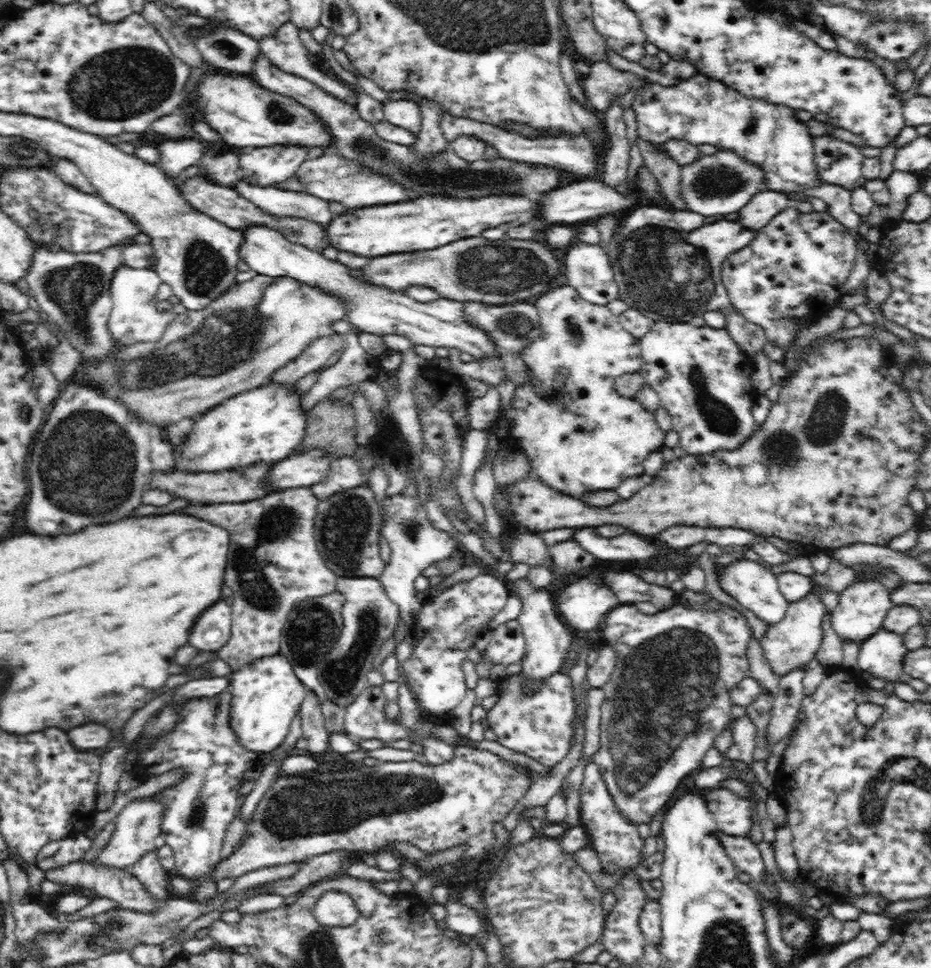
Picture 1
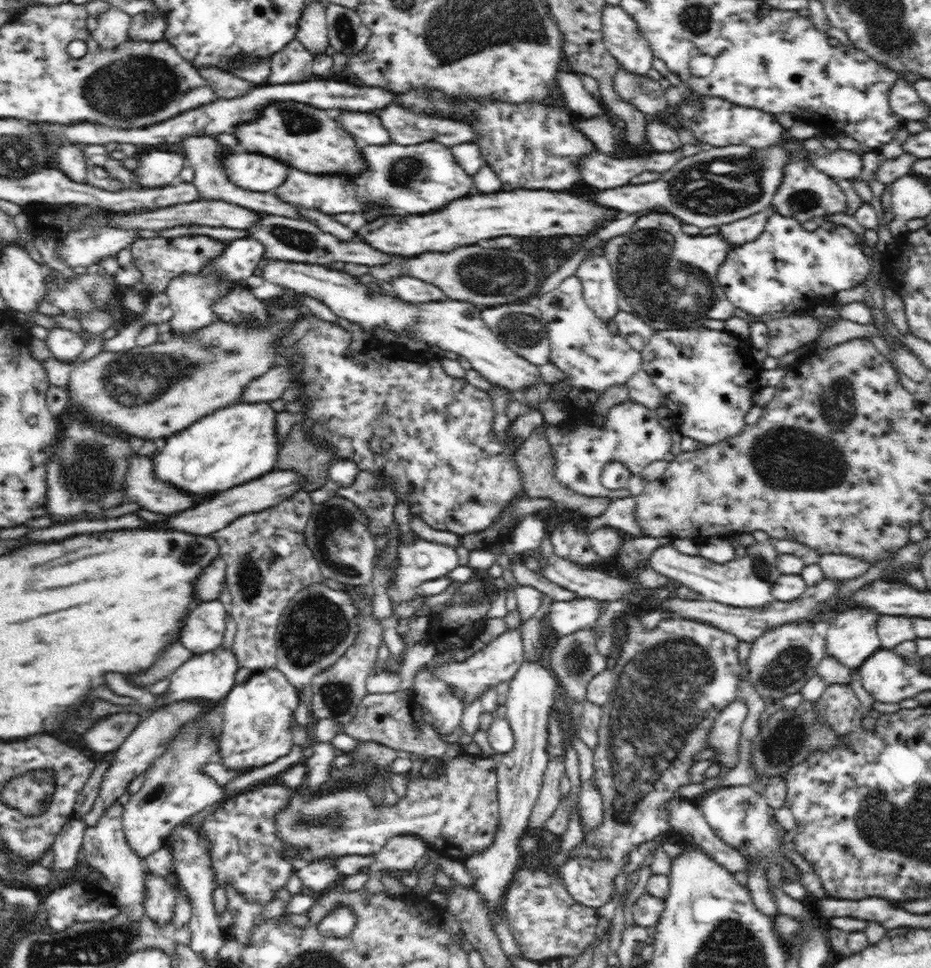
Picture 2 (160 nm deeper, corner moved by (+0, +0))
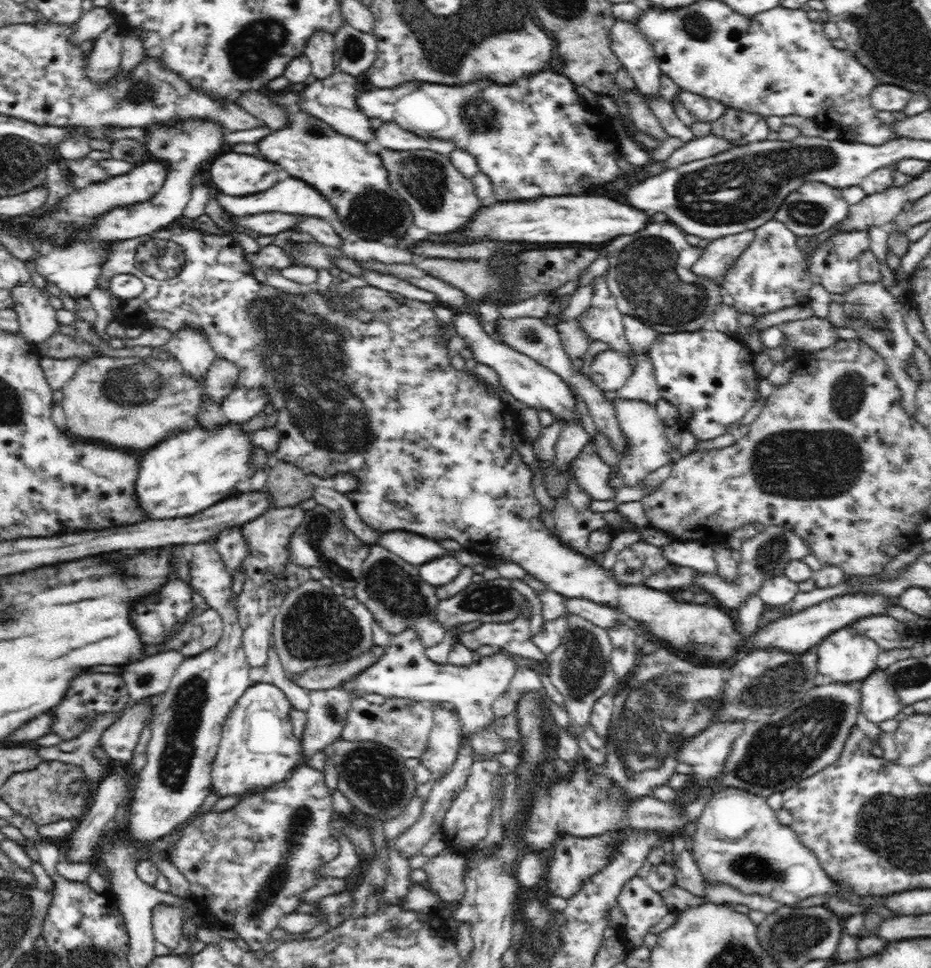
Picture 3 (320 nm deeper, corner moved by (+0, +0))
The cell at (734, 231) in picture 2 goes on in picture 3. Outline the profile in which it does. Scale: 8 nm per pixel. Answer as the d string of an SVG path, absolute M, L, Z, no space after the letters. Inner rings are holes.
M746 230L712 240L703 248L701 257L691 266L691 271L698 276L712 278L716 289L720 288L724 272L734 264L734 260L743 253L754 237L754 230Z

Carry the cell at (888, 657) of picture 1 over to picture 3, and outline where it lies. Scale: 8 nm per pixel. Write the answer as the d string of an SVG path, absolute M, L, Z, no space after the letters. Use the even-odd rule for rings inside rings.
M878 669L861 683L861 712L866 720L880 724L884 720L892 720L904 706L895 695L894 687L888 685L886 670Z

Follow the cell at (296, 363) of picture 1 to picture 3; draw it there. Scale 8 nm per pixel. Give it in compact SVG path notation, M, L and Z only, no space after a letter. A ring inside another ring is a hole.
M240 385L219 404L222 416L229 422L243 424L263 411L267 405L267 398L265 390L261 390L261 388L246 388Z

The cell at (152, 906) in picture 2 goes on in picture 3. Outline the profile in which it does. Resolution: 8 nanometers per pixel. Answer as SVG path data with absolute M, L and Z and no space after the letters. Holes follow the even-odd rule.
M164 902L152 909L151 923L155 939L170 950L180 944L184 913L186 913L186 909Z

